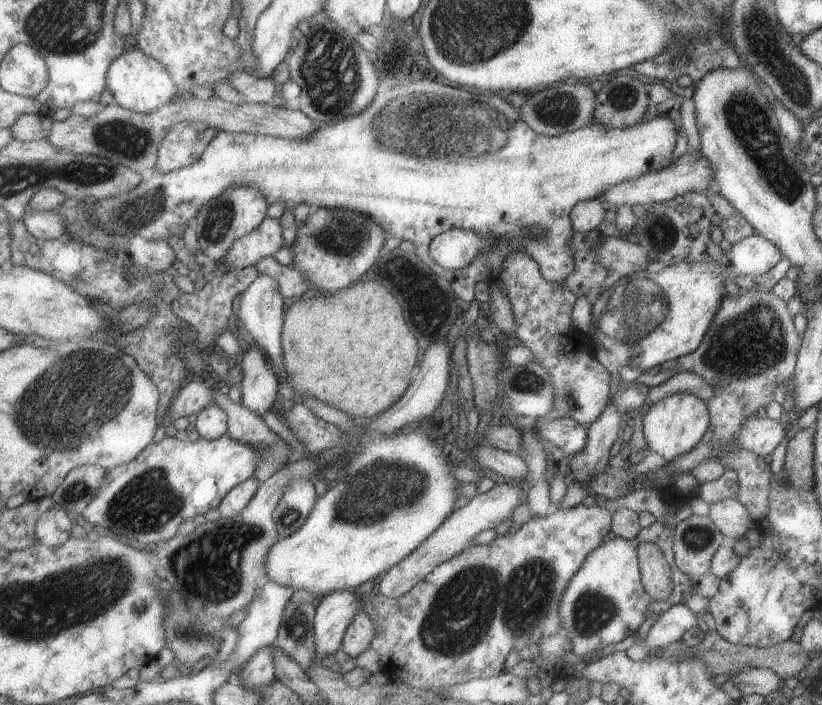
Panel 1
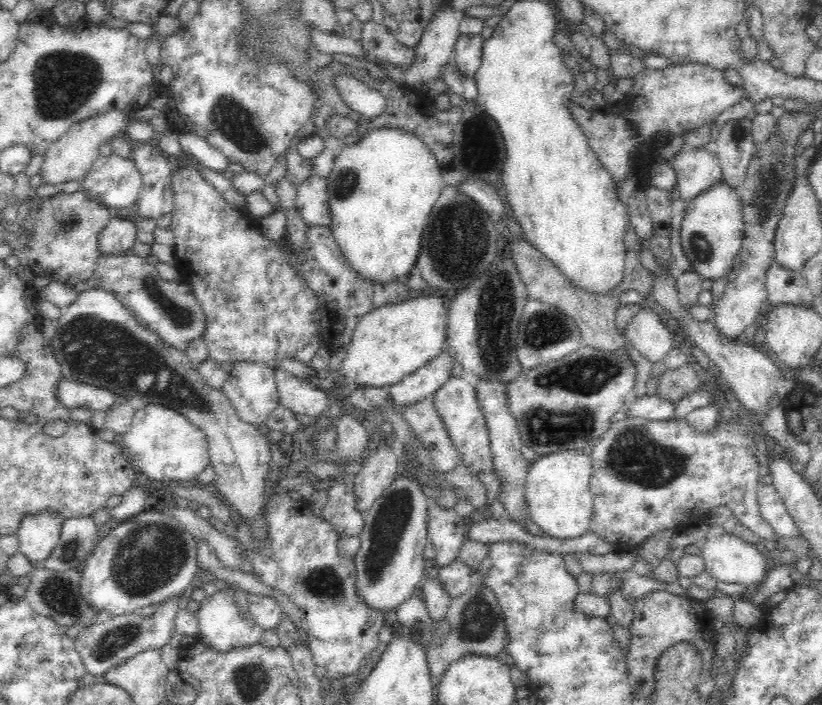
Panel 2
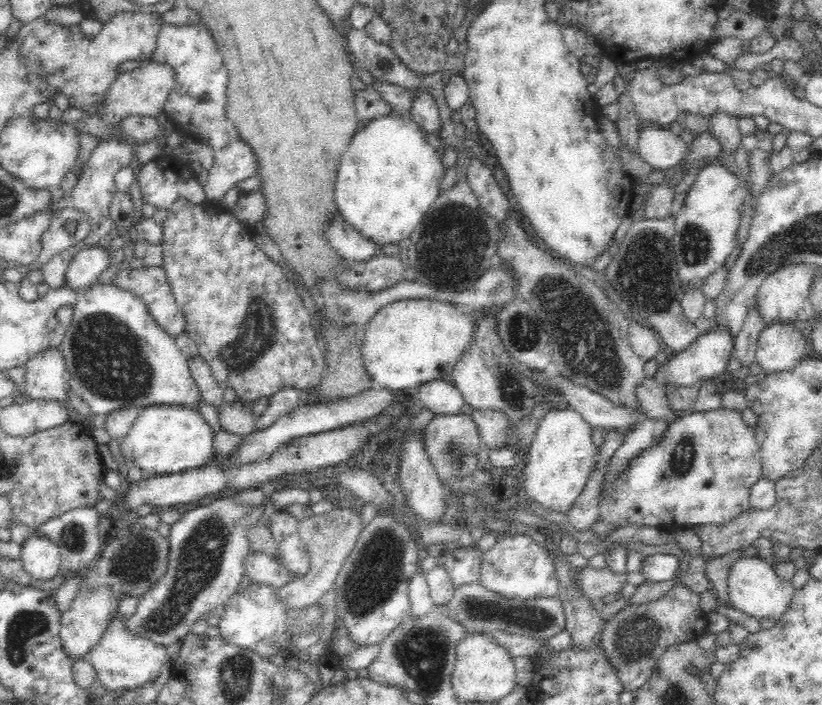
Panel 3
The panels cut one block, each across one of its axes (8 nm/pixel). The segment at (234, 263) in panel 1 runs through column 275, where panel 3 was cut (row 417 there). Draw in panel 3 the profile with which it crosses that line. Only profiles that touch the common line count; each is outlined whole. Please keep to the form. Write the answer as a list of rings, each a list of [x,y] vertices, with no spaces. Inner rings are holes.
[[[239,398],[236,402],[225,402],[222,400],[217,407],[221,430],[232,434],[243,434],[244,436],[252,433],[256,414],[253,412],[254,402],[243,402]]]

